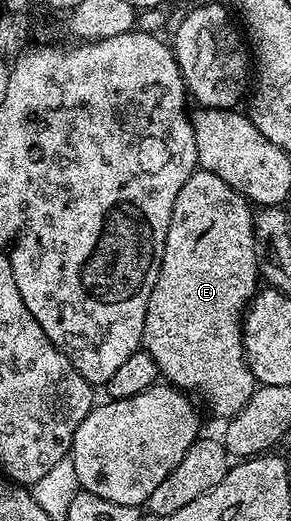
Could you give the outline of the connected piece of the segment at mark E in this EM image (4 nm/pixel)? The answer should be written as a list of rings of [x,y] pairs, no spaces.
[[[203,169],[195,171],[174,197],[158,281],[146,305],[143,350],[154,357],[154,365],[171,386],[204,402],[221,421],[238,414],[258,386],[244,356],[244,312],[258,290],[256,279],[258,283],[262,275],[253,218],[253,204],[230,189],[222,177]]]

